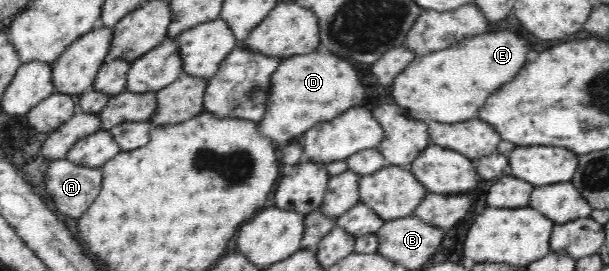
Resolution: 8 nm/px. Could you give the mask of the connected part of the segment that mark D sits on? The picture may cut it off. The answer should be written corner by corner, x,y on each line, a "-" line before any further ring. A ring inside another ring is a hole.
331,51
292,55
282,59
277,71
271,75
267,112
256,126
259,127
259,133
271,139
276,149
283,148
301,139
315,124
331,121
343,111
361,105
363,97
365,89
355,67
347,61
341,61

